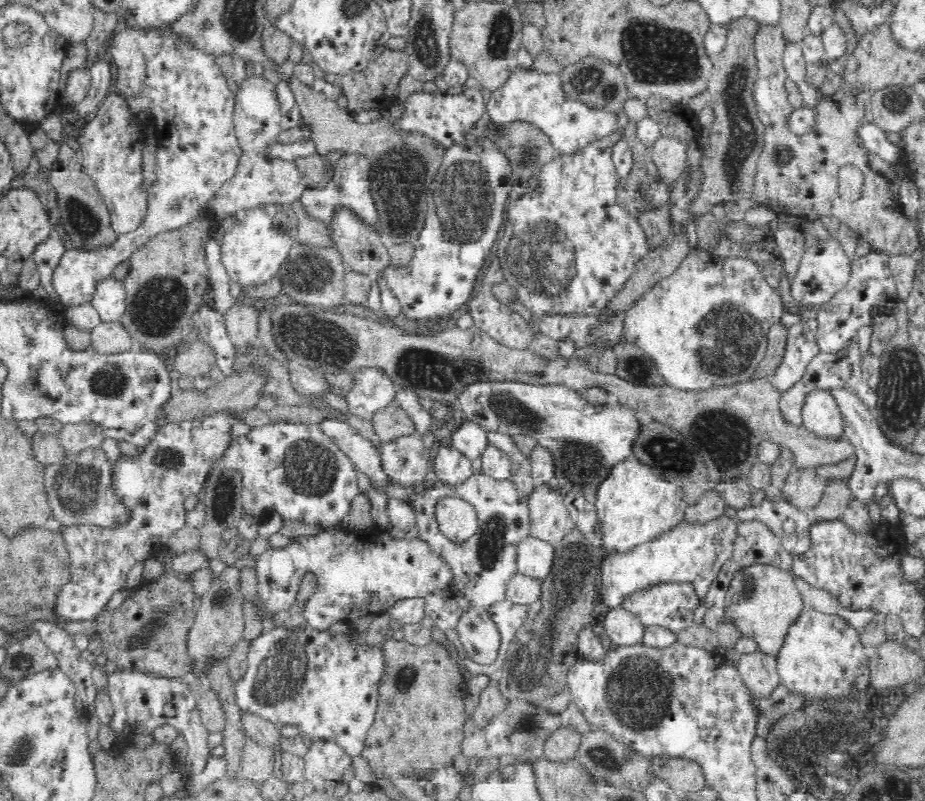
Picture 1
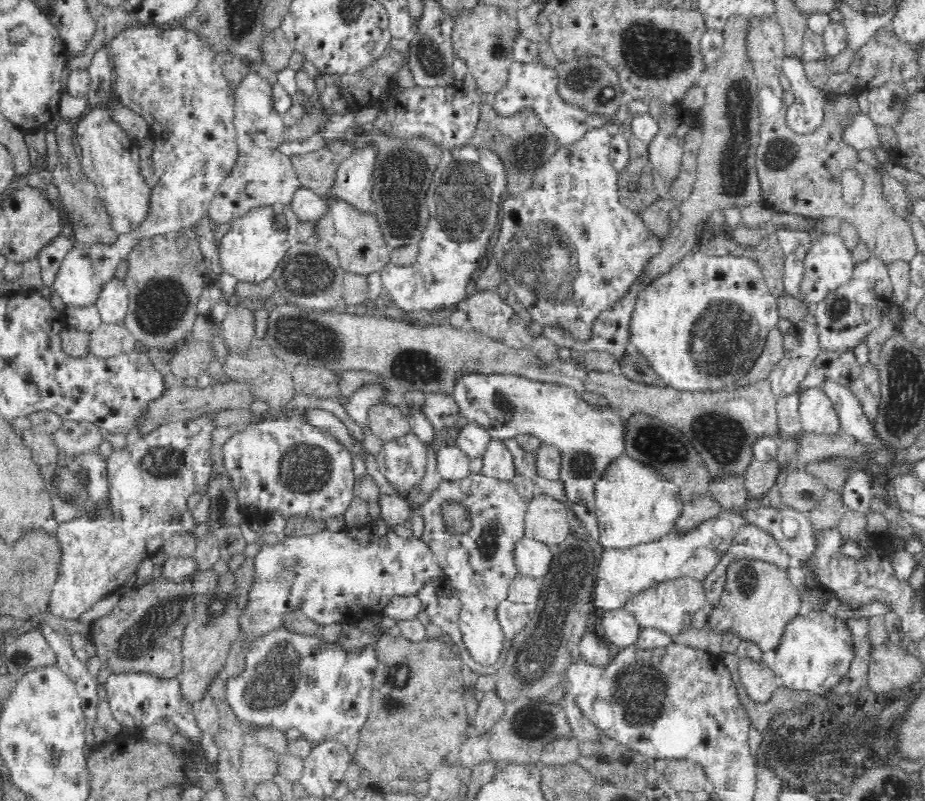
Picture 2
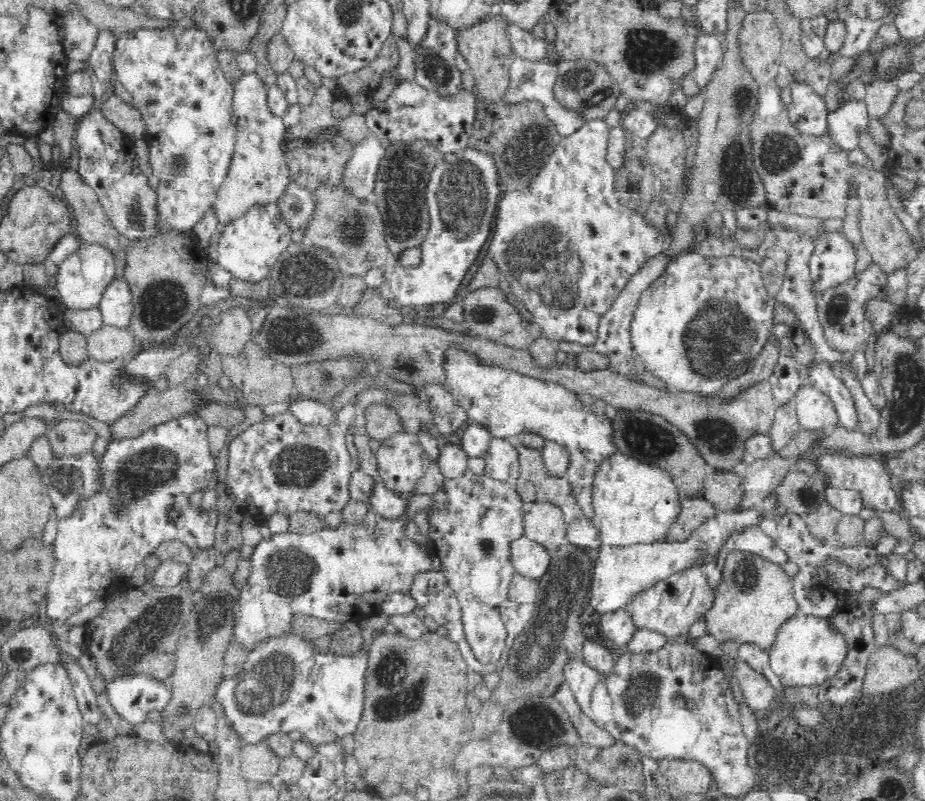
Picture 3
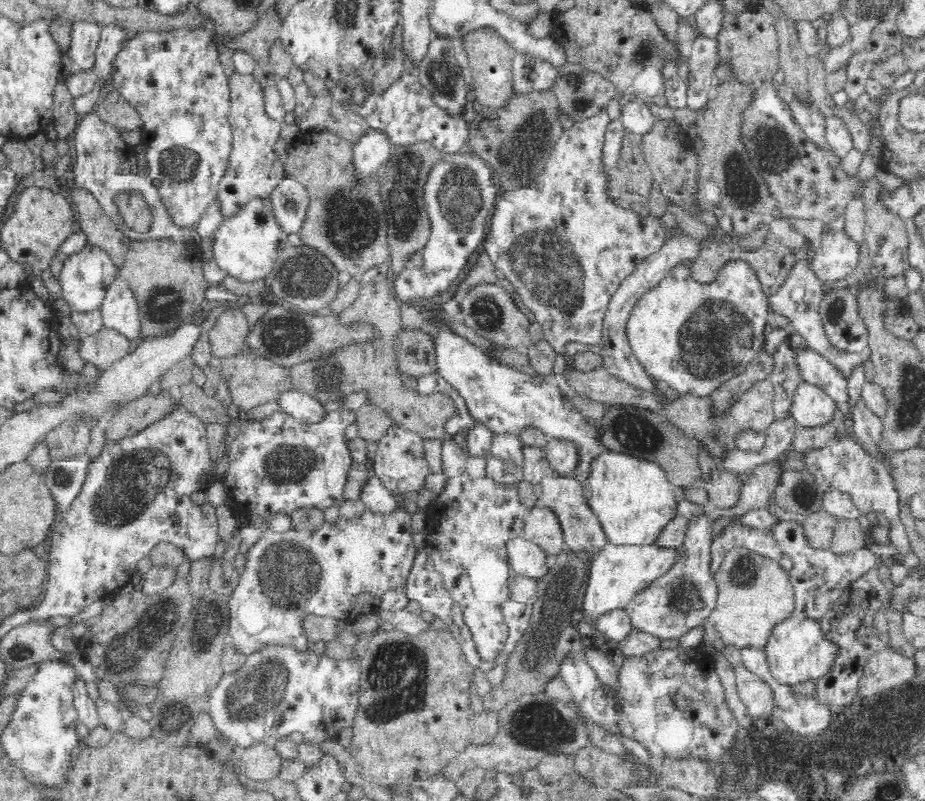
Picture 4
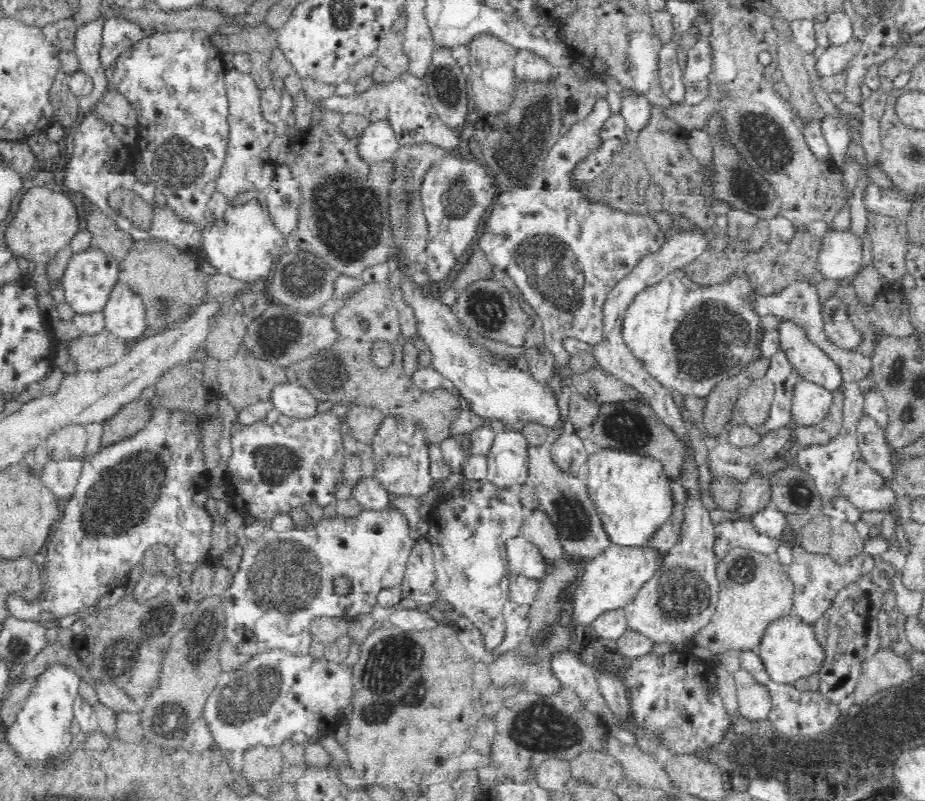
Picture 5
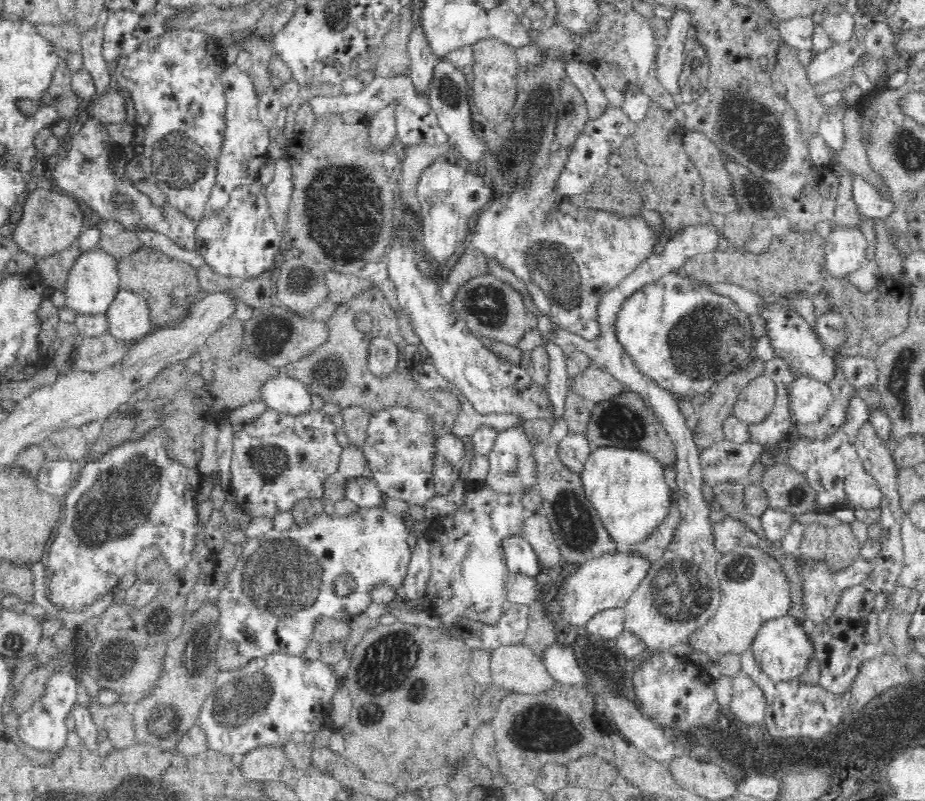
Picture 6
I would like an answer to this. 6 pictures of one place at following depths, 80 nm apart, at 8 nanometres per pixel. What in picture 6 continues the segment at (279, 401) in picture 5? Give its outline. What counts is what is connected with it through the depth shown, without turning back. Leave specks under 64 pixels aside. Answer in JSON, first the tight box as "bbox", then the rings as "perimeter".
{"bbox":[259,368,312,415],"perimeter":[[[279,368],[275,375],[268,377],[260,385],[259,393],[268,409],[274,409],[281,413],[299,415],[300,413],[308,413],[312,409],[311,393],[302,381],[294,378],[289,373],[289,368]]]}

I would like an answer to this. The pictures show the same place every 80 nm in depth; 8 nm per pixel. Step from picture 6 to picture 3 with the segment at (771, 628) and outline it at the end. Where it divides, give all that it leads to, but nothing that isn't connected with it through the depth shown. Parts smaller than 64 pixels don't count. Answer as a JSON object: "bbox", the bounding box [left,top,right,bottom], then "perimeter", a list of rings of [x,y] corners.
{"bbox":[768,614,846,687],"perimeter":[[[796,614],[778,628],[774,642],[769,646],[768,656],[771,669],[784,687],[814,687],[820,686],[826,678],[838,672],[842,659],[846,654],[846,643],[841,634],[828,627],[826,618],[819,618],[805,614]]]}

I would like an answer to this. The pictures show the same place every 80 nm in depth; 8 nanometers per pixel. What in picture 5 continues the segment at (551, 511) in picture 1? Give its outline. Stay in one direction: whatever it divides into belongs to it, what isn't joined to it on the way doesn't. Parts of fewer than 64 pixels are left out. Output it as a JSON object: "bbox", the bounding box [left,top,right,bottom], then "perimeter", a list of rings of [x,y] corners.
{"bbox":[521,508,564,567],"perimeter":[[[540,508],[525,519],[521,529],[522,536],[528,540],[542,555],[542,559],[551,567],[564,558],[564,549],[551,520]]]}

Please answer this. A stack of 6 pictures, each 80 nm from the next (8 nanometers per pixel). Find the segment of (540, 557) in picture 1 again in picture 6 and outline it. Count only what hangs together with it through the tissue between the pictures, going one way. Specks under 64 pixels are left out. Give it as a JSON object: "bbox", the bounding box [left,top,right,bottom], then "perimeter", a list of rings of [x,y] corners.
{"bbox":[502,535,540,577],"perimeter":[[[512,535],[502,540],[502,549],[508,571],[536,577],[540,573],[536,554],[522,535]]]}

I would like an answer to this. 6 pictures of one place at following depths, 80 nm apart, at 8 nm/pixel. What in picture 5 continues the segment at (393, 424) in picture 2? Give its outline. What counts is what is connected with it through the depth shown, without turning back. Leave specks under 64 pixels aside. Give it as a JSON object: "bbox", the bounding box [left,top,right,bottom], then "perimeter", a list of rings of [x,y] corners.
{"bbox":[344,405,383,445],"perimeter":[[[353,405],[346,412],[344,419],[350,426],[350,435],[360,445],[370,443],[374,436],[375,428],[379,425],[383,414],[373,407]]]}

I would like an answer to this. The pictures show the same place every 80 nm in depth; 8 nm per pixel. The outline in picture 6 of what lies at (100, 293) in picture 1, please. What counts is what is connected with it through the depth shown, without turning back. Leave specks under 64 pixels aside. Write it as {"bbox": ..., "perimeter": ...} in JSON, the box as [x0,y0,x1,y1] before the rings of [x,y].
{"bbox":[106,289,155,343],"perimeter":[[[121,289],[106,312],[108,335],[133,343],[155,328],[150,320],[150,306],[138,293]]]}

